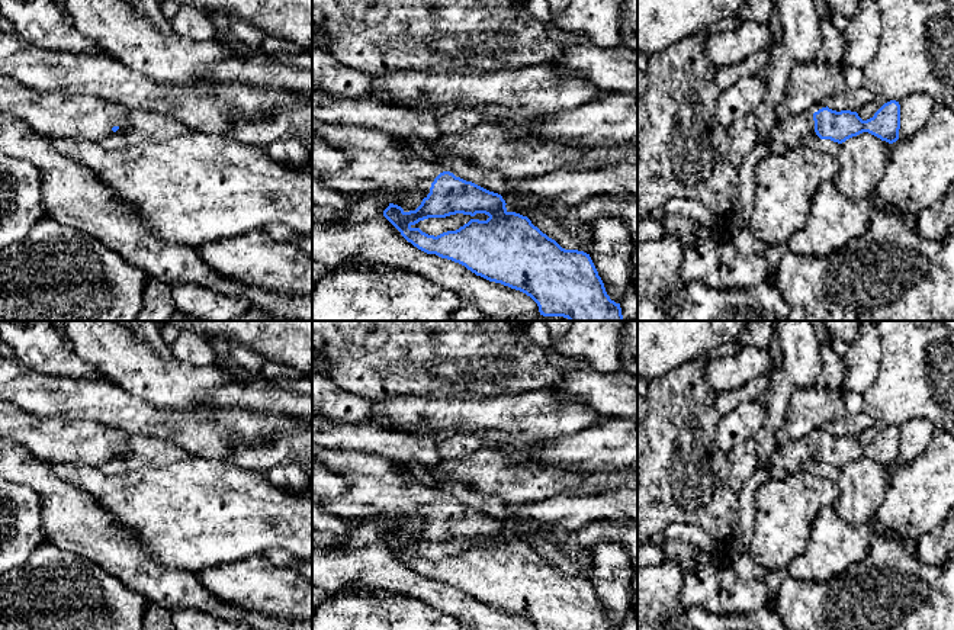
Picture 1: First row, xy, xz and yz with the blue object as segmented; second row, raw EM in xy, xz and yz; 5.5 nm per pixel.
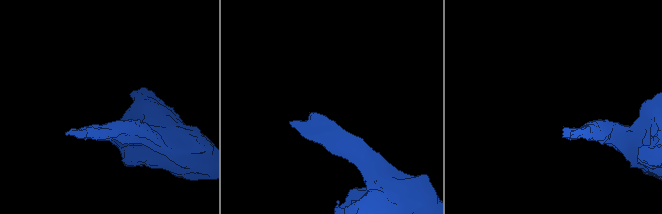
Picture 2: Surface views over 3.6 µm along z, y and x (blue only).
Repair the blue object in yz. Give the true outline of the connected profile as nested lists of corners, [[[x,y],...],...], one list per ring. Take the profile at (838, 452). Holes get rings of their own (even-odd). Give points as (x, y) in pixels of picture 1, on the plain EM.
[[[896,425],[884,428],[873,443],[863,446],[857,437],[832,435],[825,428],[807,437],[812,459],[820,465],[842,469],[847,465],[868,457],[881,466],[893,469],[899,465],[900,430]]]

